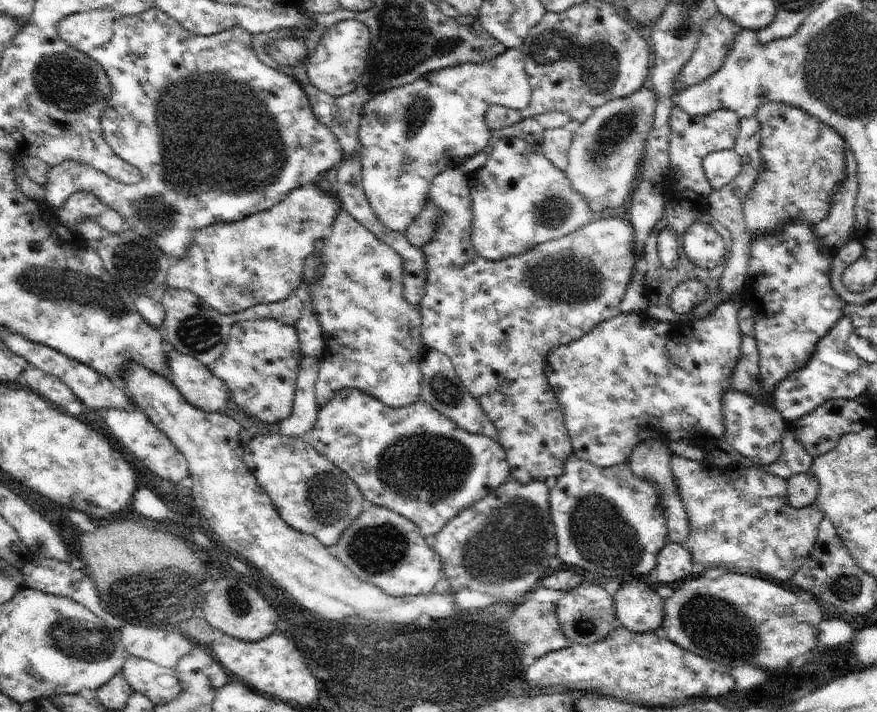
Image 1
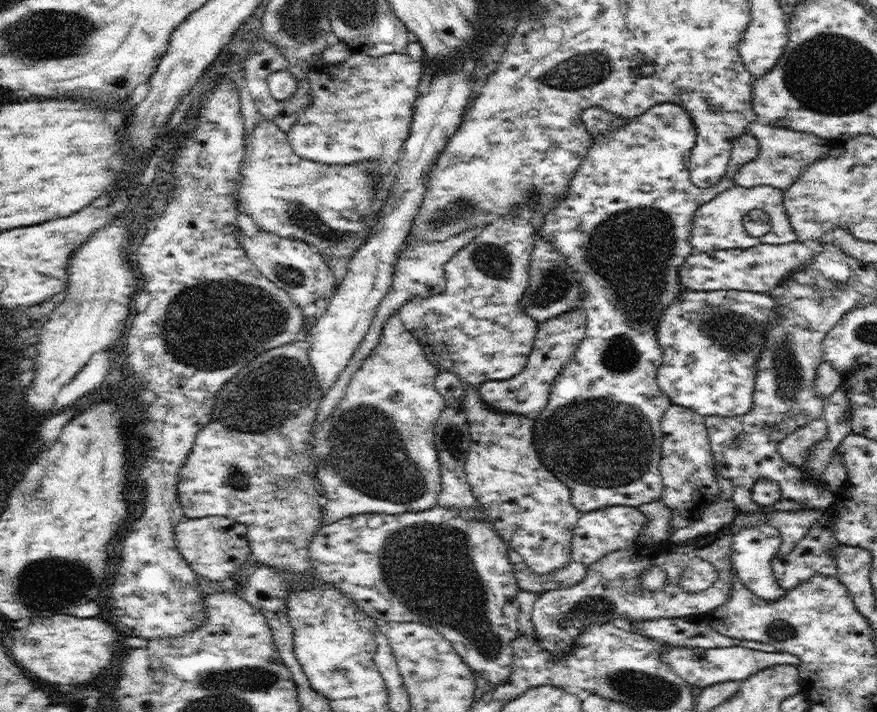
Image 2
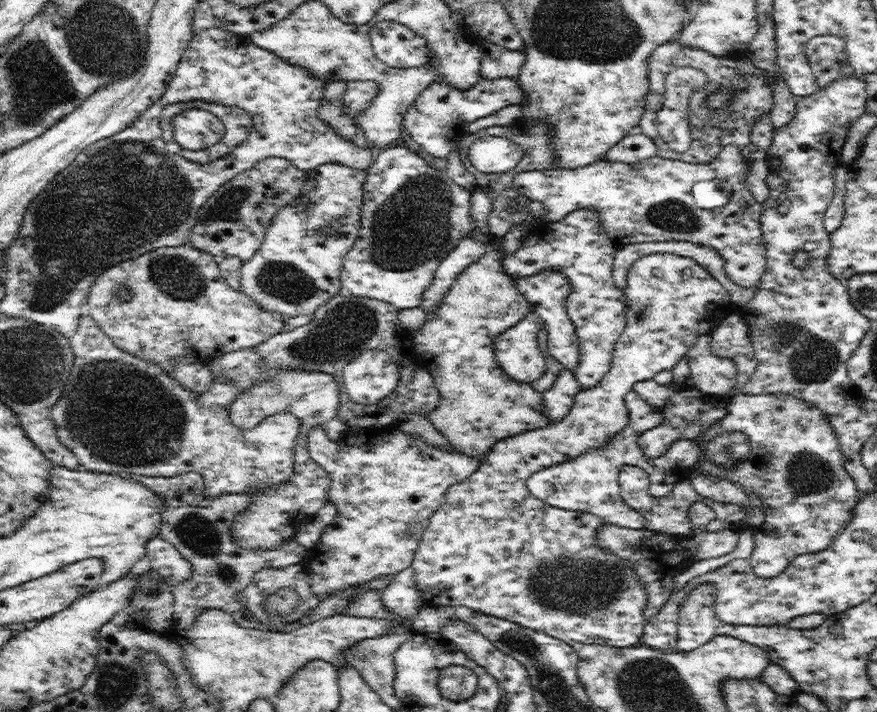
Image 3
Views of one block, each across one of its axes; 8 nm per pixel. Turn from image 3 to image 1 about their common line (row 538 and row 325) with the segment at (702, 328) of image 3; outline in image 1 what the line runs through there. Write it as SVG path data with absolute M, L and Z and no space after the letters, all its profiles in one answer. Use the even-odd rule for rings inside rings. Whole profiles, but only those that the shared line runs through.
M441 172L431 184L431 204L437 208L441 222L433 238L421 246L425 258L423 296L417 302L421 316L423 346L439 350L455 366L467 394L479 402L499 436L495 442L505 448L509 470L515 482L545 482L545 478L559 478L563 466L573 458L569 430L563 426L563 408L559 406L553 388L545 376L545 358L559 346L569 346L597 324L621 314L621 300L633 282L635 258L635 228L627 220L625 210L605 214L601 220L559 238L525 250L523 254L503 258L501 262L483 260L471 246L471 186L465 172Z

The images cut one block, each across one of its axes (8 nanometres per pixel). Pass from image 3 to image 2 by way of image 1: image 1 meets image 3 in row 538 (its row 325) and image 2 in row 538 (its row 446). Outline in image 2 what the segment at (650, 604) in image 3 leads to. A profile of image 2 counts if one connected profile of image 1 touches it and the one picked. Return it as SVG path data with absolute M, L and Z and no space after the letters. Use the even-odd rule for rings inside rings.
M617 506L617 508L601 508L597 512L585 512L579 516L577 526L573 528L573 540L571 540L571 562L579 562L589 570L597 560L607 556L609 552L631 548L641 530L647 528L647 518L637 508L629 506Z

